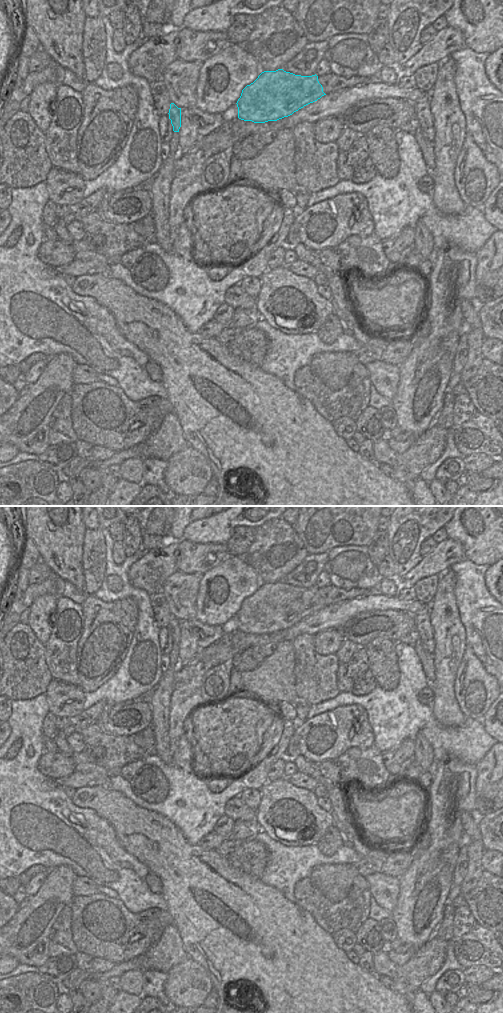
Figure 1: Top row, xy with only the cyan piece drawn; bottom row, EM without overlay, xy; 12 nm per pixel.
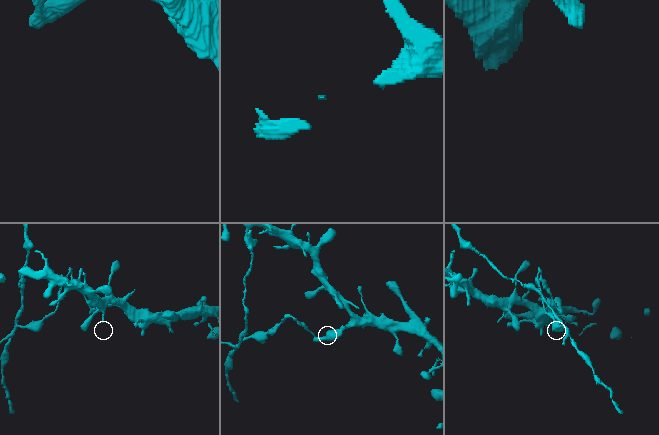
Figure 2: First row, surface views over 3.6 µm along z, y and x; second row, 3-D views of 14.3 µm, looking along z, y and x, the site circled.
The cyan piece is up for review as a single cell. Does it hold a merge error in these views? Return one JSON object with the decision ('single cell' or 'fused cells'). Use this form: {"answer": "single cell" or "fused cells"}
{"answer": "fused cells"}

